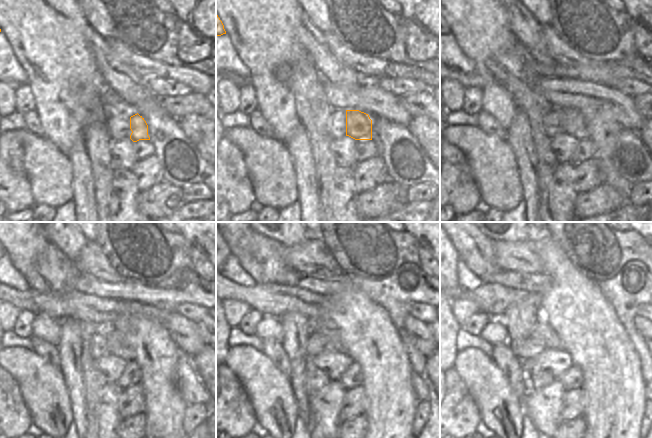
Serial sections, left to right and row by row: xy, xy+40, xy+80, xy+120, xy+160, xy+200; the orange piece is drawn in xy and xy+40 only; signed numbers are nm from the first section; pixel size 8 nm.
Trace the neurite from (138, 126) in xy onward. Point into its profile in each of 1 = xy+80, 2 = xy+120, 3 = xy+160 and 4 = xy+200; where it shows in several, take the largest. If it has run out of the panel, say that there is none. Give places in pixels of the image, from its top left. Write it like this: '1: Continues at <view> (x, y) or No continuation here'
1: Continues at xy+80 (573, 123)
2: Continues at xy+120 (117, 345)
3: Continues at xy+160 (326, 328)
4: Continues at xy+200 (543, 331)

